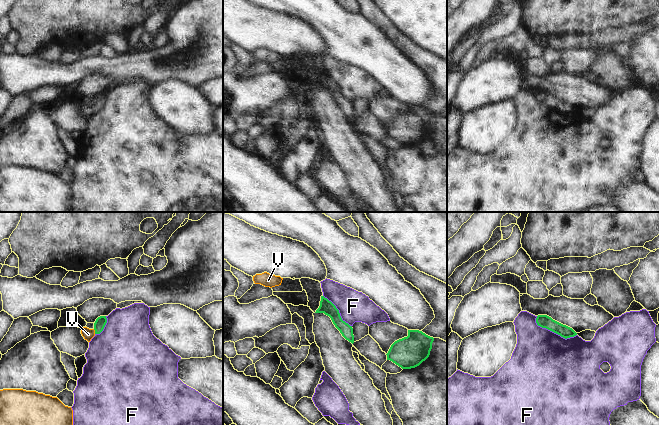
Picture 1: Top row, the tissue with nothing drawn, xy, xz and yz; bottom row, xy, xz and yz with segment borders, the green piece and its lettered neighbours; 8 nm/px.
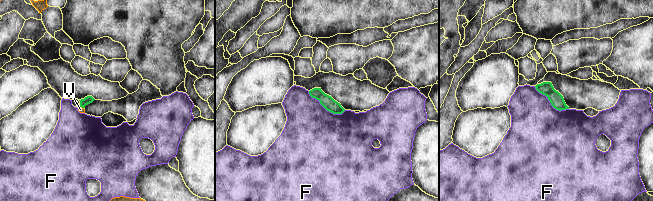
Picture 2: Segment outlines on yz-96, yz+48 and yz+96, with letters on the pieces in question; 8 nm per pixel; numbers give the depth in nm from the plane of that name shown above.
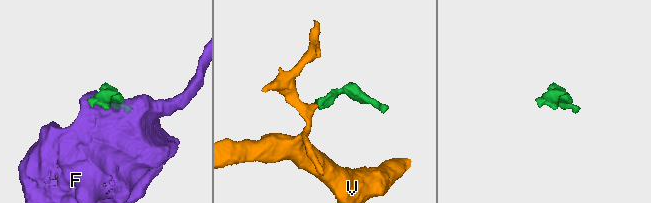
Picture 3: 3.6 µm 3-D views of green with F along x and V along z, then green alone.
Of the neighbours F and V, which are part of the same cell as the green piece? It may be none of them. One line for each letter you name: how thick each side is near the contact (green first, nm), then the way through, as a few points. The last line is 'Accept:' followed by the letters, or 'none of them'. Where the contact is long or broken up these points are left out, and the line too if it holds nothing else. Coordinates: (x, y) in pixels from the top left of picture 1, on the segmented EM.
V: 90/90 nm | across xy (101, 321), (95, 331), (88, 334)
Accept: V

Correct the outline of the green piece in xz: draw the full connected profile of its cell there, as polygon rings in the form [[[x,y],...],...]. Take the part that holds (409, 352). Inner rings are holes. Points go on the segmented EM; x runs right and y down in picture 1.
[[[408,330],[408,336],[395,341],[387,355],[387,360],[392,361],[402,369],[411,369],[425,361],[432,349],[433,337],[419,330]]]

